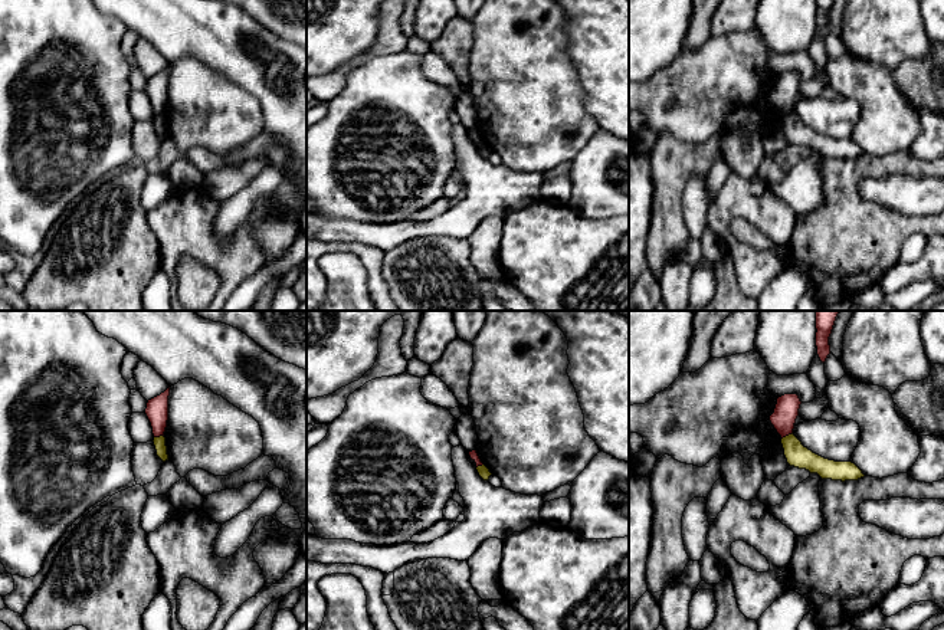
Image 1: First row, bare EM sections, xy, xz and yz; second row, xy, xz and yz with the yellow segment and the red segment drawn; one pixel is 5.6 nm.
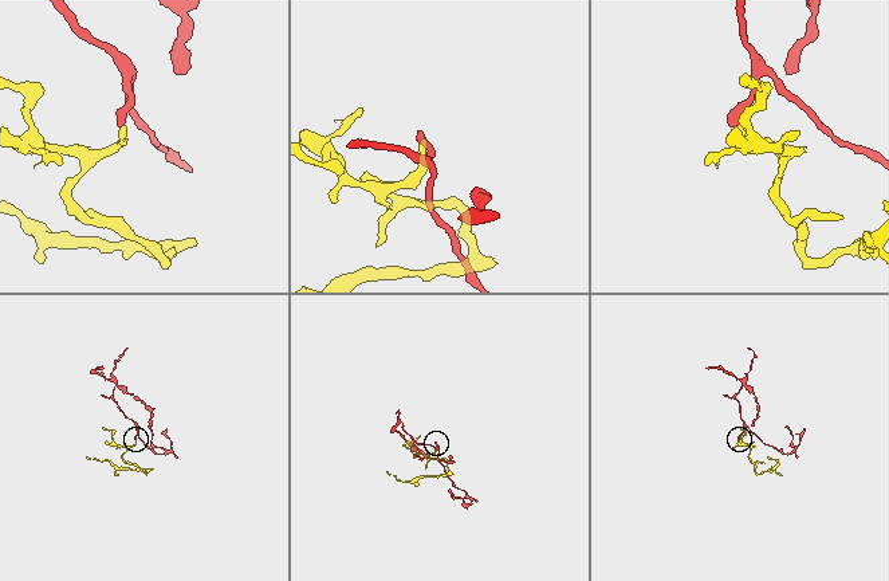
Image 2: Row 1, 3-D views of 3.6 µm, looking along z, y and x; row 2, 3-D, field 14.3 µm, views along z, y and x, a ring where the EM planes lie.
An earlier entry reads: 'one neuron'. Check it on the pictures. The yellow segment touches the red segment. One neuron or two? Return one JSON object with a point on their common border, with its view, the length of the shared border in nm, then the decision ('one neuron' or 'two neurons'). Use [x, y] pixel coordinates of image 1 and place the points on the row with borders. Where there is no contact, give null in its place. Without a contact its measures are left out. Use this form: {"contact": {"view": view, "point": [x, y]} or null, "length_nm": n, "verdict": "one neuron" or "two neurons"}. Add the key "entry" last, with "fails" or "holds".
{"contact": {"view": "yz", "point": [786, 436]}, "length_nm": 80, "verdict": "two neurons", "entry": "fails"}

